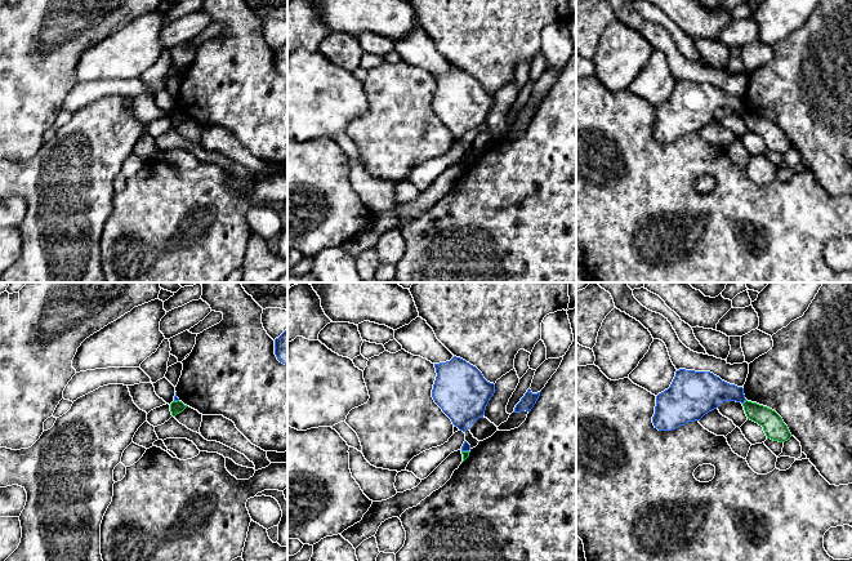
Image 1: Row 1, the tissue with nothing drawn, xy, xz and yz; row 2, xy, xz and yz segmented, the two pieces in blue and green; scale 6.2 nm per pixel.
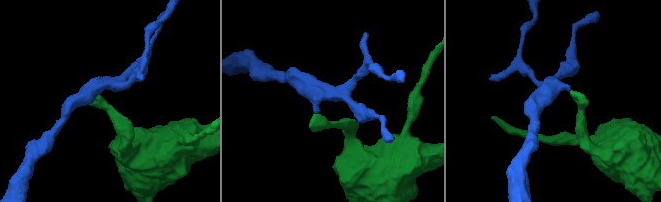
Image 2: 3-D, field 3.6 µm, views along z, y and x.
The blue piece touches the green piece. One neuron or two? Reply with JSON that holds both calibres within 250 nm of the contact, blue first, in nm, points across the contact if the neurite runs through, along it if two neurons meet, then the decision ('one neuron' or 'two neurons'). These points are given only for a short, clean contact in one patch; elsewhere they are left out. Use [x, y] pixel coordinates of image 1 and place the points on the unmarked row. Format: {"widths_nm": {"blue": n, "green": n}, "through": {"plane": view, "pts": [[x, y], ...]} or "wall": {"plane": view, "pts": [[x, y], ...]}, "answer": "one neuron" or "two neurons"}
{"widths_nm": {"blue": 240, "green": 140}, "wall": {"plane": "yz", "pts": [[745, 110], [743, 115]]}, "answer": "two neurons"}

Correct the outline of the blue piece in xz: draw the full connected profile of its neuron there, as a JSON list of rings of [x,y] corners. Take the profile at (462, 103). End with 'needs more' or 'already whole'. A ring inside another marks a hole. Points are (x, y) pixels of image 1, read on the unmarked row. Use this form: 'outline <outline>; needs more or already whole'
outline [[[456,67],[434,75],[434,79],[437,88],[432,108],[452,135],[465,143],[485,126],[495,95],[487,93],[476,77]]]; already whole

